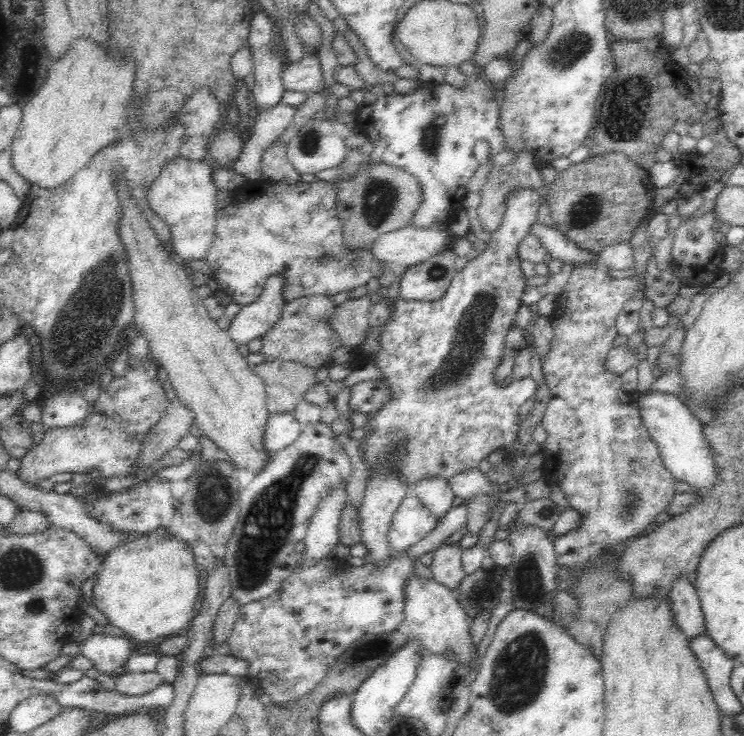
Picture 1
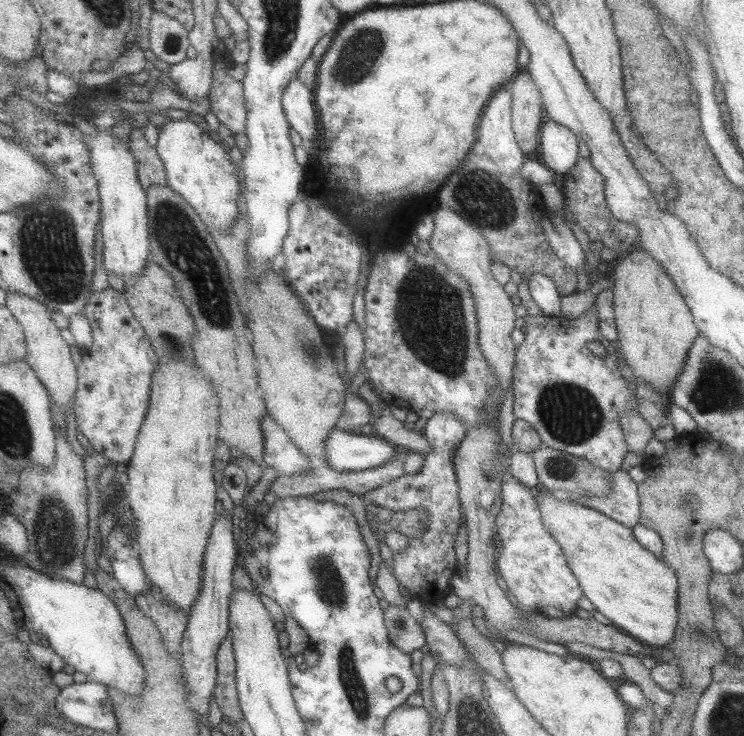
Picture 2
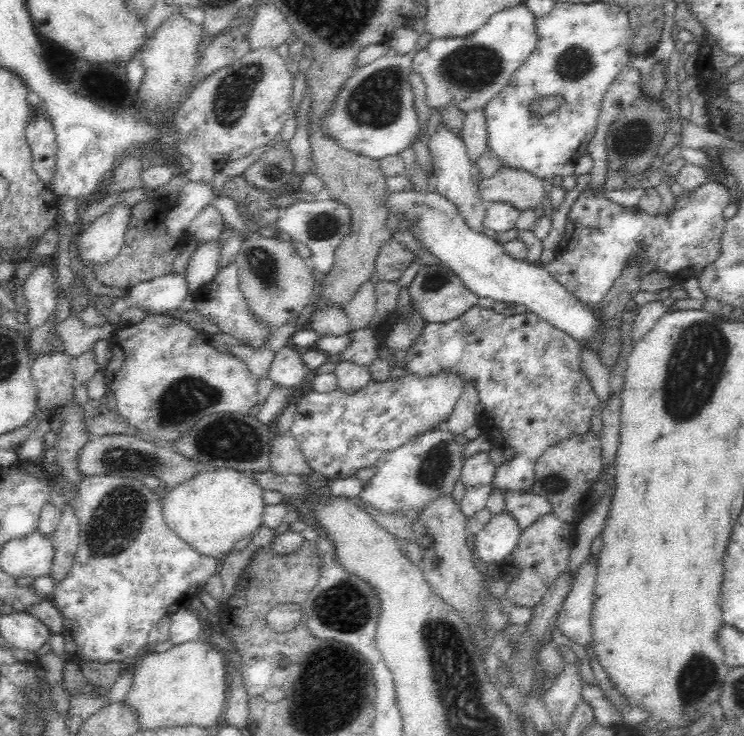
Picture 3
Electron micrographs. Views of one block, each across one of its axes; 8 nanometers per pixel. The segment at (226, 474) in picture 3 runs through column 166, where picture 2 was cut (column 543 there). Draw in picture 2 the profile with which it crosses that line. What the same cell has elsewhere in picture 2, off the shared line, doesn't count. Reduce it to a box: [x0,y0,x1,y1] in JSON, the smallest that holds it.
[536,489,677,647]

